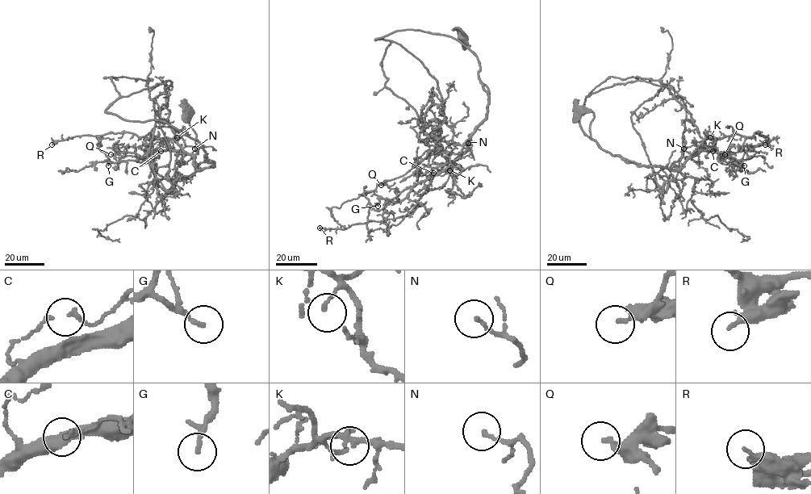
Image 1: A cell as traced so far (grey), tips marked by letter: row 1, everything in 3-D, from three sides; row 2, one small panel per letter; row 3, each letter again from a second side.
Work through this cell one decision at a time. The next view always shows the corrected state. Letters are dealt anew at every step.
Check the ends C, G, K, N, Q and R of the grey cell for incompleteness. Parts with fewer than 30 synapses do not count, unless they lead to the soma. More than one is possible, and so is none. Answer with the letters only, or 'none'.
G

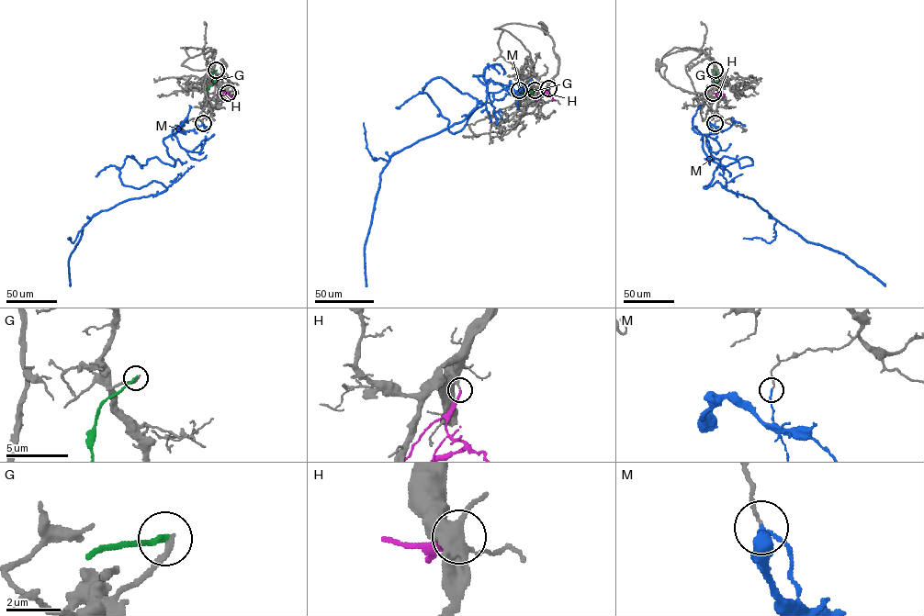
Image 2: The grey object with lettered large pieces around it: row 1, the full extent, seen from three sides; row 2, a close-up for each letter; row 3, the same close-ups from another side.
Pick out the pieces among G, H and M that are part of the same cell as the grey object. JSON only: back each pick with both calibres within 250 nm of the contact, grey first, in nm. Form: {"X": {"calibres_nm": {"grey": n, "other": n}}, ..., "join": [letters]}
{"H": {"calibres_nm": {"grey": 280, "other": 160}}, "join": ["H"]}

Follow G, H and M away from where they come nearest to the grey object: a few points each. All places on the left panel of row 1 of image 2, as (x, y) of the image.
G: (216, 70), (213, 73), (213, 83), (207, 90)
H: (228, 93), (217, 95)
M: (203, 123), (163, 140), (174, 165), (128, 156), (117, 167), (123, 184), (166, 189), (91, 218), (70, 285)

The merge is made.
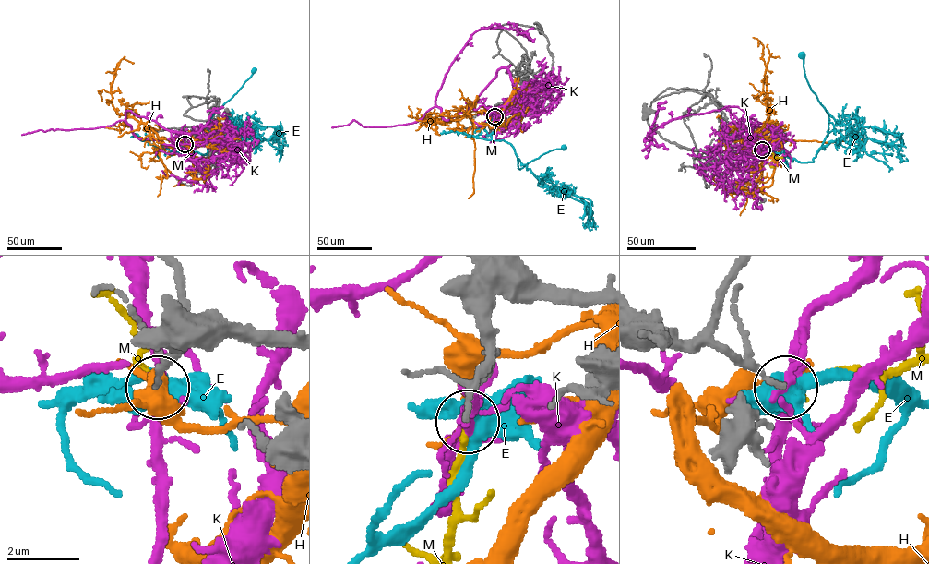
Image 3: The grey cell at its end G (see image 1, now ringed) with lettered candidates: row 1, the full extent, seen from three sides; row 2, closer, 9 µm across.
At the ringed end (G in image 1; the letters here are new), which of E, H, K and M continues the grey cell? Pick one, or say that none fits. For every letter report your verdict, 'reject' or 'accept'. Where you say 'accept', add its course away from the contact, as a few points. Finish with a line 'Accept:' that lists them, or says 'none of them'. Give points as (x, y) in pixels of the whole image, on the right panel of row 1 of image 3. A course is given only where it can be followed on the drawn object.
E: reject
H: reject
K: reject
M: accept; it runs (762, 150), (768, 149), (773, 153), (774, 158), (770, 165), (774, 167)
Accept: M

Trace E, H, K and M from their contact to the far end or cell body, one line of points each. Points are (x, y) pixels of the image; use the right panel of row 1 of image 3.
E: (761, 150), (784, 153), (792, 161), (813, 162), (827, 133), (827, 113), (806, 78), (802, 54)
H: (761, 149), (757, 151), (764, 156), (770, 153), (761, 136), (768, 114), (763, 45), (758, 40), (758, 45)
K: (762, 150), (745, 179), (711, 183), (708, 162), (767, 138), (737, 107), (649, 135), (666, 102)
M: (762, 150), (768, 149), (773, 153), (774, 158), (770, 165), (774, 167)

